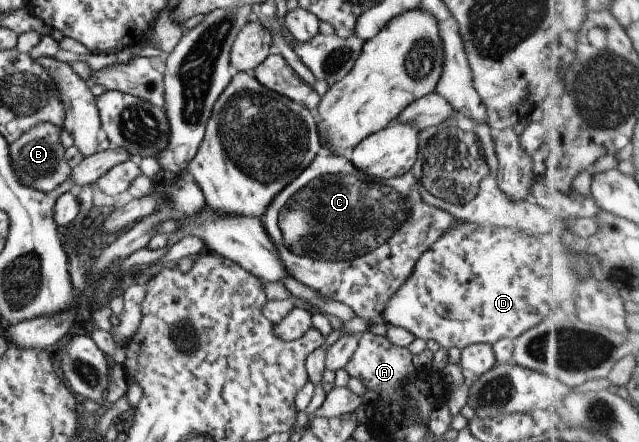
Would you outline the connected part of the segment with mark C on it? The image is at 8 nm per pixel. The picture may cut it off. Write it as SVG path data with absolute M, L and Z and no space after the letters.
M324 151L318 154L309 167L275 197L261 219L269 238L277 247L280 260L285 265L285 270L289 276L307 287L313 288L321 295L351 307L357 316L366 320L375 320L384 313L389 299L392 299L393 295L396 295L396 292L409 280L421 255L424 255L425 251L433 247L447 231L460 223L460 220L457 220L451 213L437 209L437 207L431 207L421 199L419 184L417 184L417 179L412 172L405 172L404 175L381 181L369 179L363 171L352 166L346 155L337 156Z

